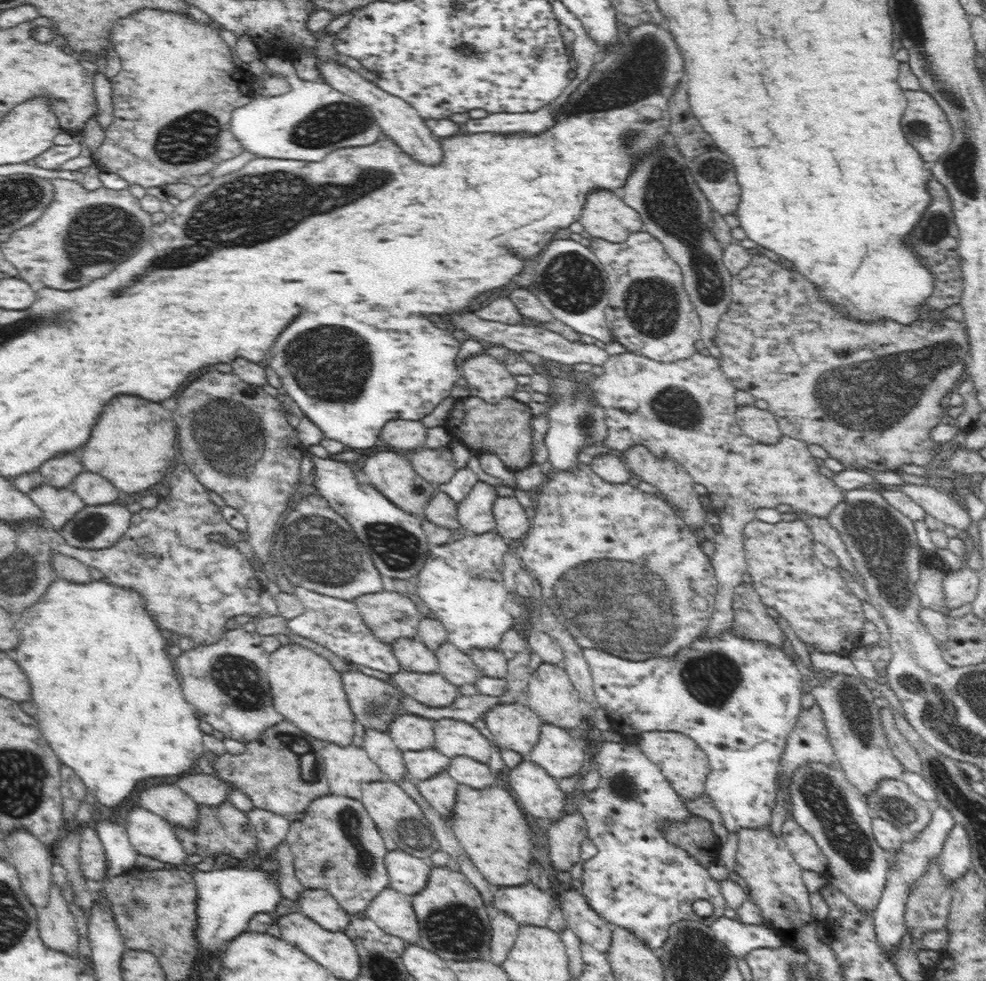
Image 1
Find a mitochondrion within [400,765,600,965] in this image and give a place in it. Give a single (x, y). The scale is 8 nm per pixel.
(457, 928)

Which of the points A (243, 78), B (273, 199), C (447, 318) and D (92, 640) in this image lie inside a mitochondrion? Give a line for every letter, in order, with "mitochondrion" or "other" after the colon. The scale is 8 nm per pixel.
A: other
B: mitochondrion
C: other
D: other

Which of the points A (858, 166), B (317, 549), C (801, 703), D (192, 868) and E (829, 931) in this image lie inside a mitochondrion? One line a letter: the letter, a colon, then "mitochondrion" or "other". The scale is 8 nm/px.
A: other
B: mitochondrion
C: other
D: other
E: other

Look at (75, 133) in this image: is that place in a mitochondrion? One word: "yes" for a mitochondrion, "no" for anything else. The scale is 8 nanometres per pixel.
no

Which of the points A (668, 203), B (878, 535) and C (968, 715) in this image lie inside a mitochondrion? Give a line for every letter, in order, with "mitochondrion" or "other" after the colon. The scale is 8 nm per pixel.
A: mitochondrion
B: mitochondrion
C: mitochondrion

